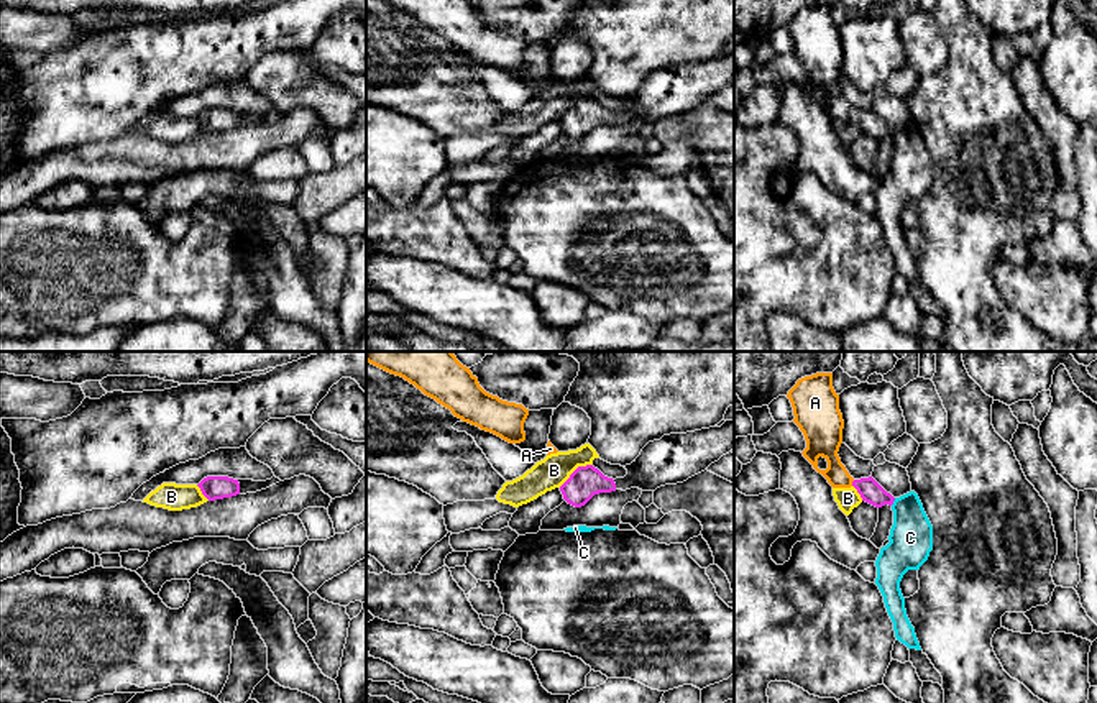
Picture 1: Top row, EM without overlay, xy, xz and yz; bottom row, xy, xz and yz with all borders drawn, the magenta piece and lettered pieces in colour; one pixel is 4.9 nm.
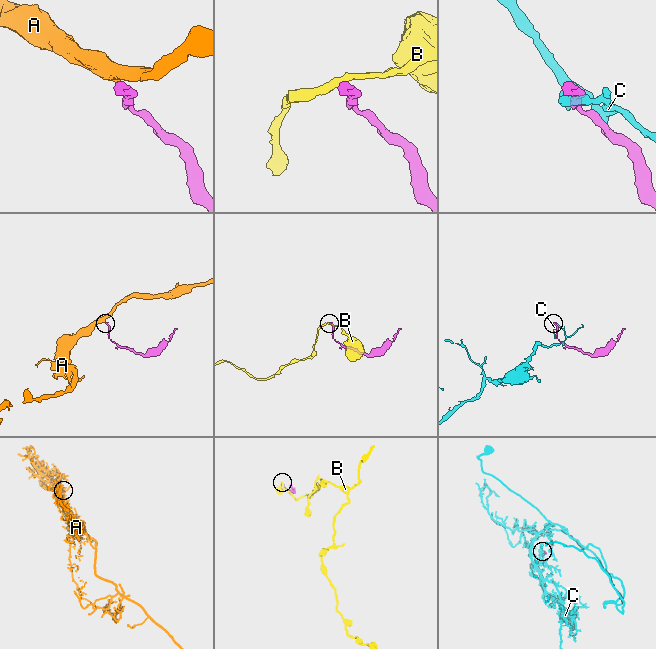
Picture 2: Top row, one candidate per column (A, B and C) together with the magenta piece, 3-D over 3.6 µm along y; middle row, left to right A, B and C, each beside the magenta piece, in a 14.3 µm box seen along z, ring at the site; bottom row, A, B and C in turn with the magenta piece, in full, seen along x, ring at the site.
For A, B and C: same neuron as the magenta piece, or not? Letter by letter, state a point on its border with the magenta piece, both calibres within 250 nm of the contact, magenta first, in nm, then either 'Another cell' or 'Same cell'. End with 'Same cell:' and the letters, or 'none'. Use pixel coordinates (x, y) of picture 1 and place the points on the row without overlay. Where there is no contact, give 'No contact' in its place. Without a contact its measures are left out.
A: Touches magenta at yz (853, 115). Thickness 110 nm (magenta) against 160 nm. Same cell
B: Touches magenta at xz (575, 102). Thickness 160 nm (magenta) against 160 nm. Another cell
C: Touches magenta at yz (894, 132). Thickness 110 nm (magenta) against 220 nm. Another cell
Same cell: A

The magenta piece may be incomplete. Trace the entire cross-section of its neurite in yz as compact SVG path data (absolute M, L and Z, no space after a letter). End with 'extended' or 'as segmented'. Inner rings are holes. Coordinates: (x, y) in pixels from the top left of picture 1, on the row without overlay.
M833 5L805 8L788 23L793 54L805 67L803 89L821 105L833 120L854 118L862 133L882 140L895 130L872 108L854 112L838 87L842 76L844 53L839 43L839 26L833 20Z | extended

